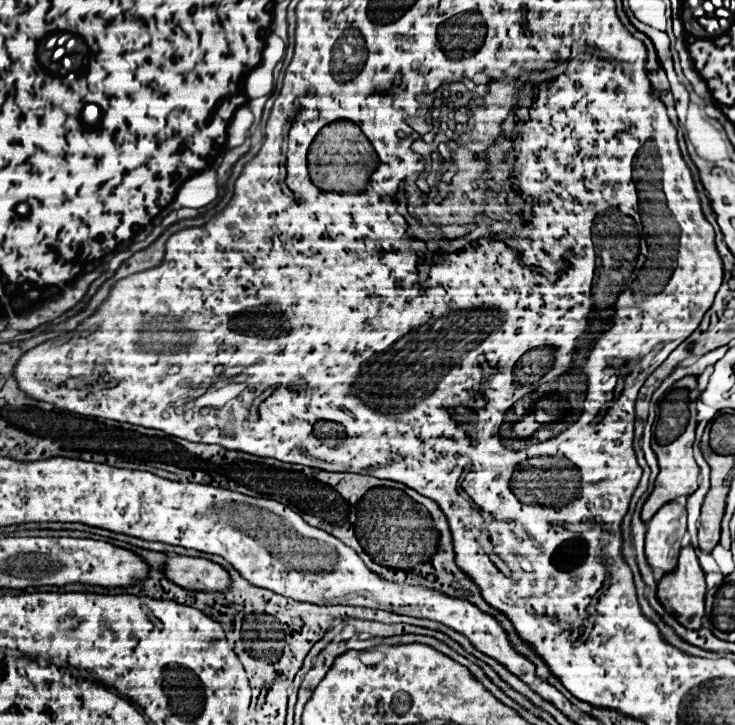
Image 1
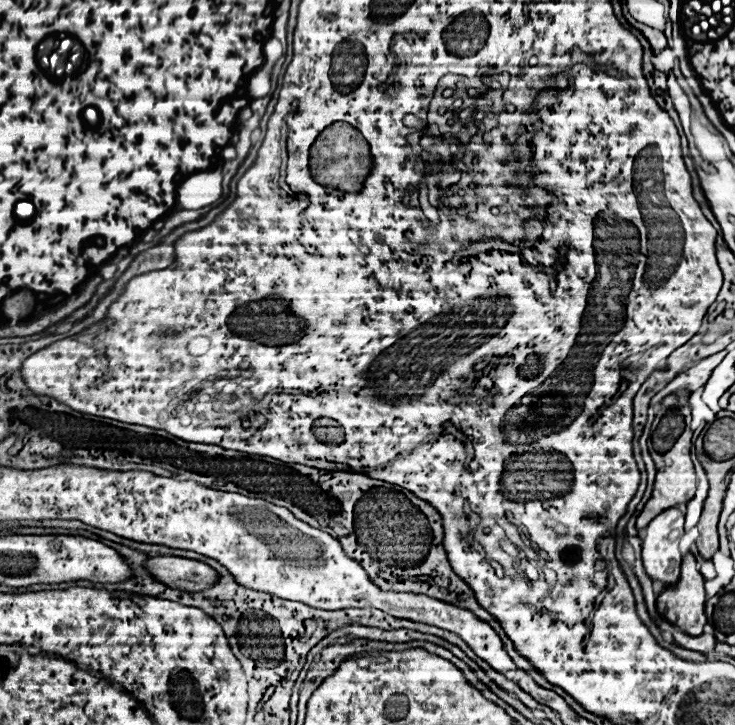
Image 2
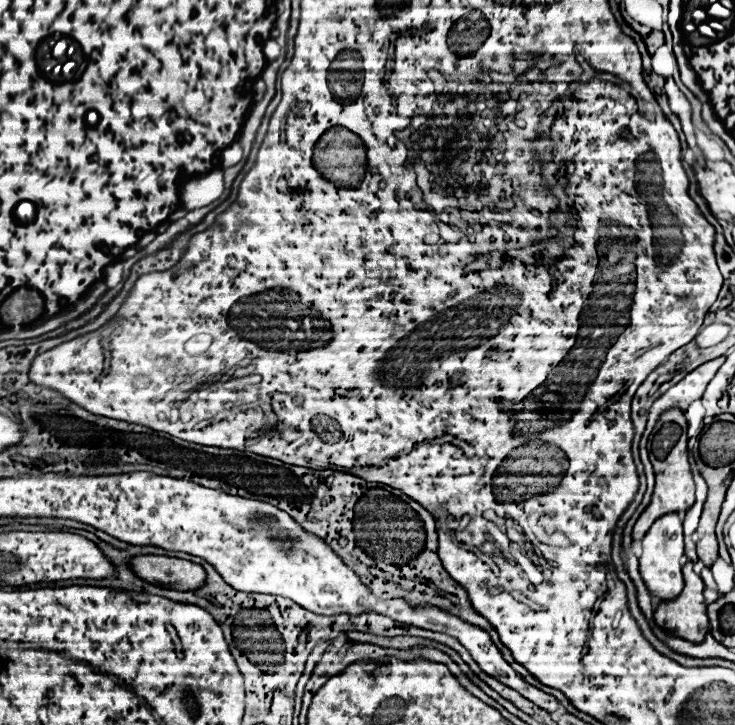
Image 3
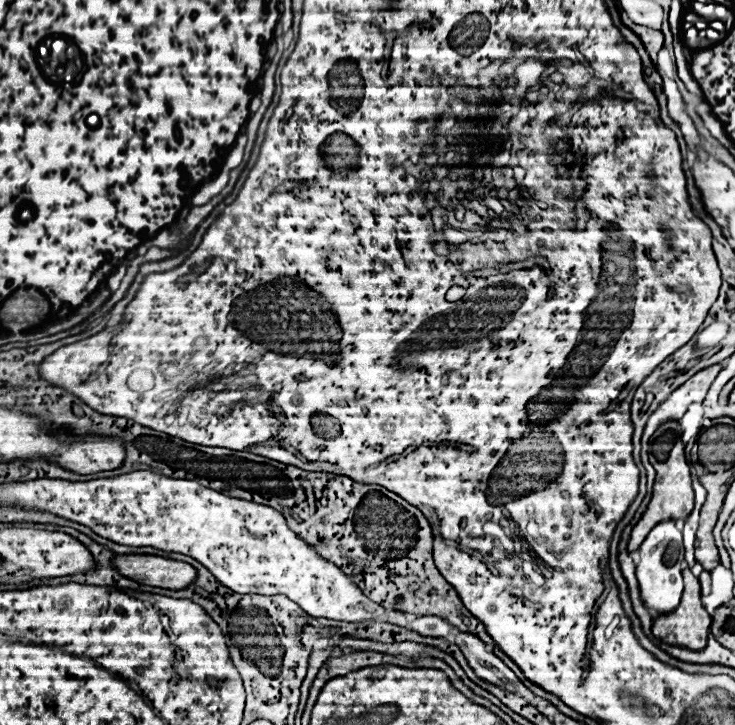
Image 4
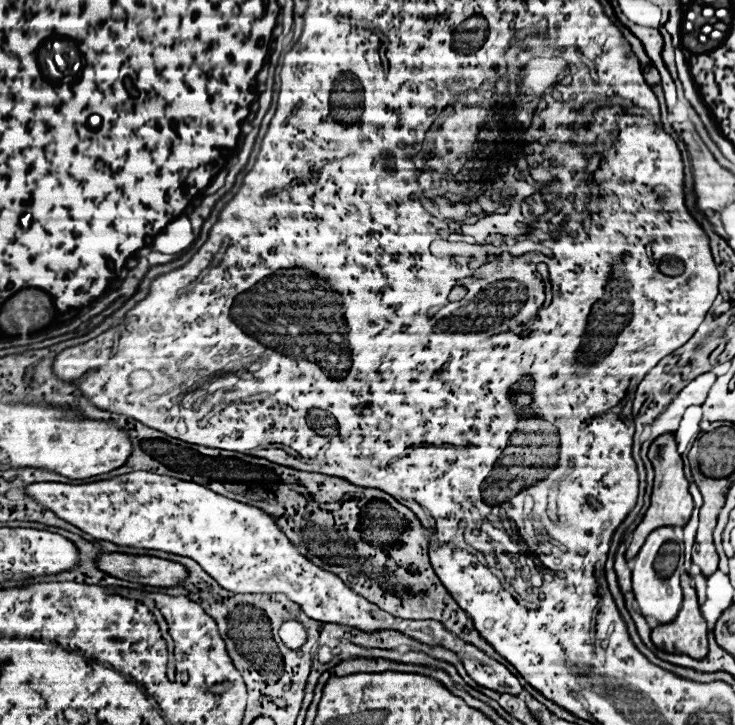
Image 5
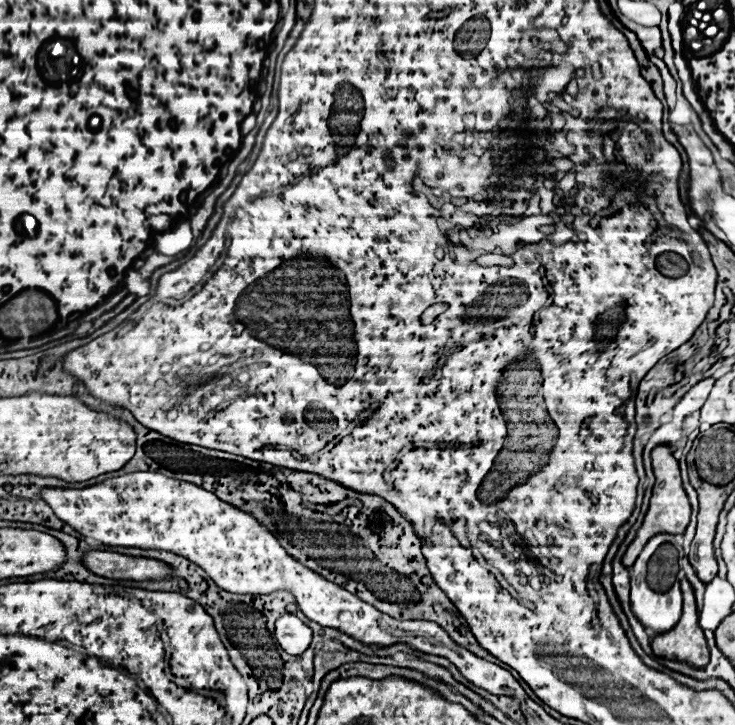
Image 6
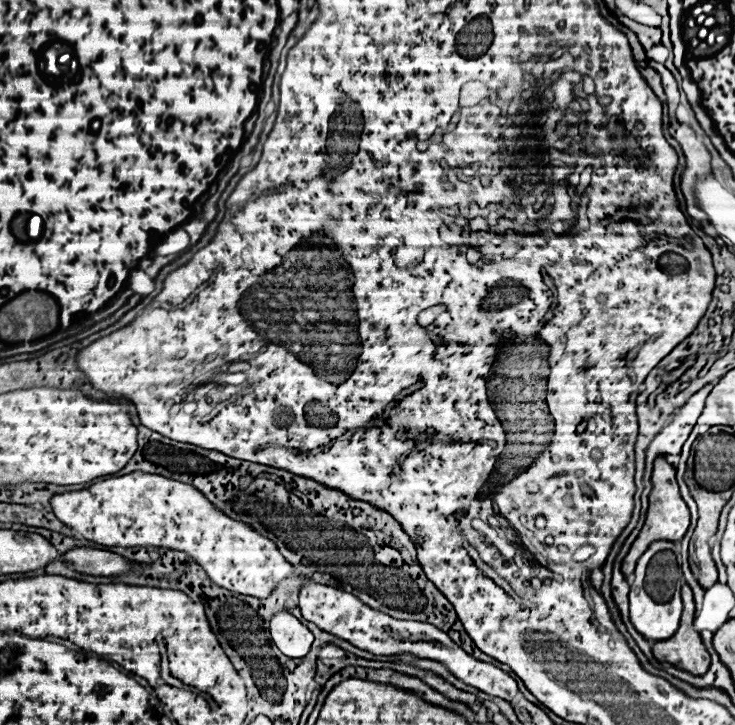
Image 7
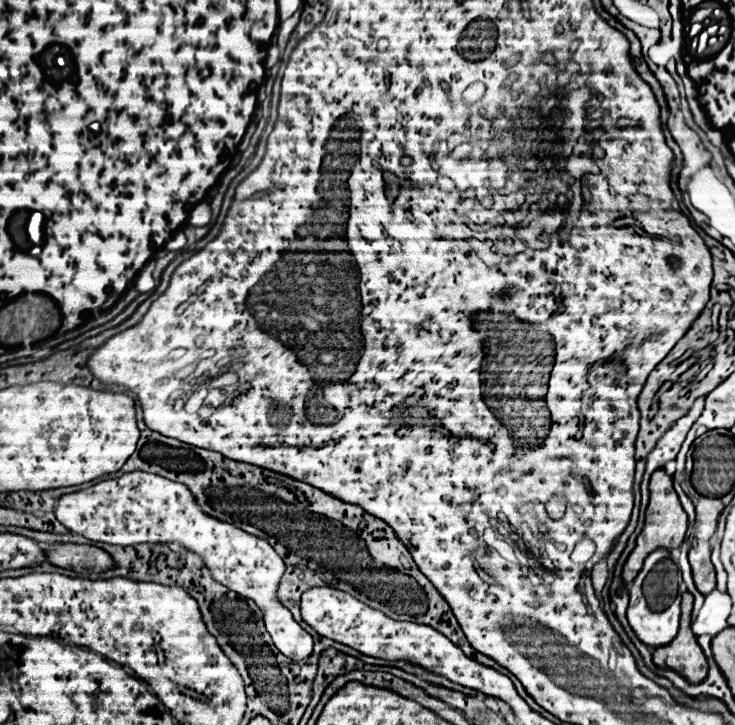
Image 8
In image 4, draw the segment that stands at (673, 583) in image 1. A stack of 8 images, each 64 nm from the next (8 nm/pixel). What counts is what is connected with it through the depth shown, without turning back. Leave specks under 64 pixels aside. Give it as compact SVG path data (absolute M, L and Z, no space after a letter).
M686 568L684 572L684 594L680 604L654 620L652 634L668 644L686 646L690 650L700 650L706 644L706 636L712 624L710 614L700 602L700 582Z

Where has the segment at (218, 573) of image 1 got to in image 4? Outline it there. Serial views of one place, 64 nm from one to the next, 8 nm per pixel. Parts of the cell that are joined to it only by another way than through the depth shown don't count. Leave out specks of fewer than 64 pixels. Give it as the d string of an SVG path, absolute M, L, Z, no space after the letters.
M116 556L114 566L122 576L128 576L140 584L148 586L160 586L160 588L170 588L170 590L182 590L194 584L196 580L196 568L162 558L162 556Z

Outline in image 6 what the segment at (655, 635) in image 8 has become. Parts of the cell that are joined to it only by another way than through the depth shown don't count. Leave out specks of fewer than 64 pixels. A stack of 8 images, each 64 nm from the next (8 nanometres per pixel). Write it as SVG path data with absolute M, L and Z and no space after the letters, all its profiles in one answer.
M660 532L656 536L652 536L648 540L648 544L644 546L644 550L640 552L638 560L634 562L632 566L632 594L630 594L630 600L632 600L632 606L634 606L634 614L636 618L652 632L666 632L668 628L672 628L672 624L676 624L676 620L680 618L680 608L682 608L682 592L678 588L678 580L672 584L672 588L668 592L656 592L648 586L648 562L652 558L652 554L658 550L658 546L662 544L674 544L674 542L682 542L682 536L680 534L666 534L666 532Z

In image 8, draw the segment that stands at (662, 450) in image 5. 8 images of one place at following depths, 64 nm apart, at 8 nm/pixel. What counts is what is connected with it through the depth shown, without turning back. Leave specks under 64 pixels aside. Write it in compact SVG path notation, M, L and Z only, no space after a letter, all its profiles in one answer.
M658 468L652 478L650 478L650 504L646 508L646 524L644 524L644 530L640 532L640 536L636 538L636 546L632 550L632 554L628 556L626 564L624 564L624 570L622 570L622 578L624 582L632 582L636 578L636 572L640 570L640 564L644 562L644 556L648 552L652 552L652 548L658 548L658 546L664 546L664 548L678 548L684 540L684 534L688 530L688 514L684 512L680 500L678 500L678 494L674 490L674 480L672 476L666 474L664 468Z

